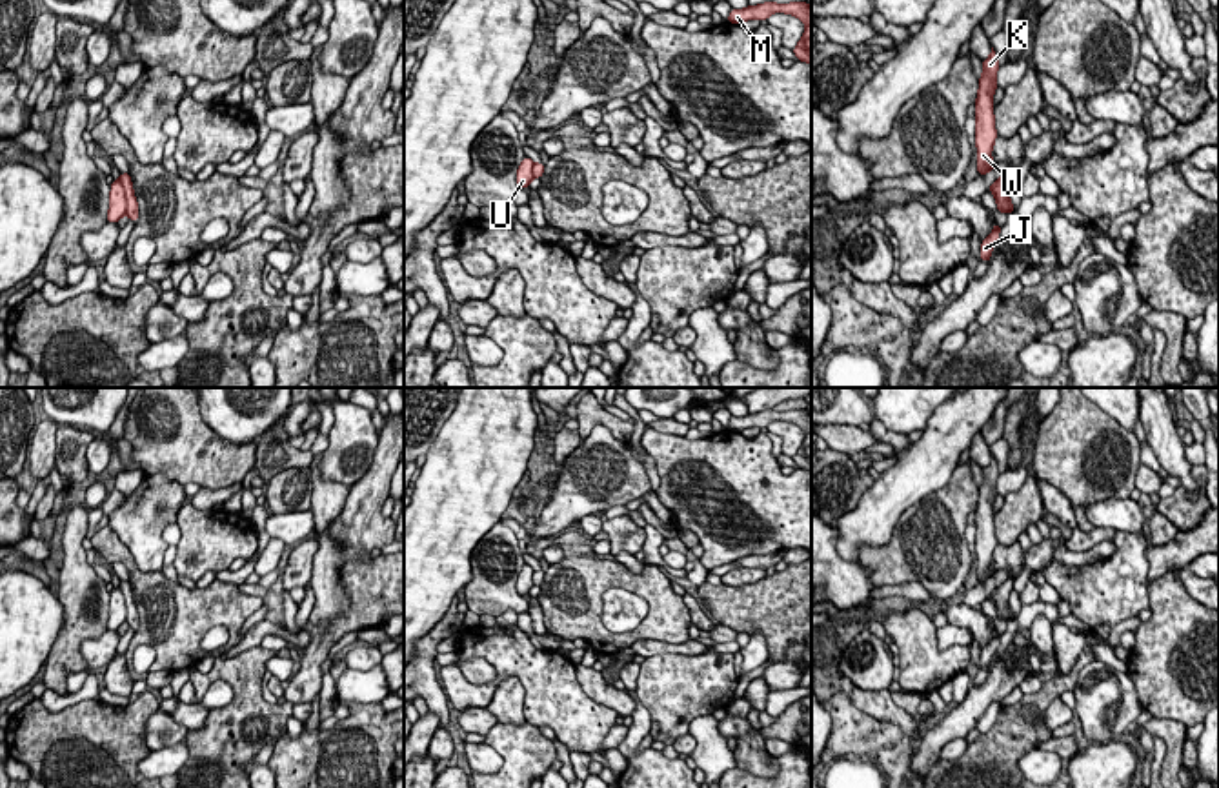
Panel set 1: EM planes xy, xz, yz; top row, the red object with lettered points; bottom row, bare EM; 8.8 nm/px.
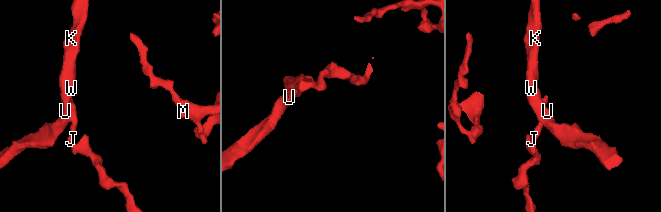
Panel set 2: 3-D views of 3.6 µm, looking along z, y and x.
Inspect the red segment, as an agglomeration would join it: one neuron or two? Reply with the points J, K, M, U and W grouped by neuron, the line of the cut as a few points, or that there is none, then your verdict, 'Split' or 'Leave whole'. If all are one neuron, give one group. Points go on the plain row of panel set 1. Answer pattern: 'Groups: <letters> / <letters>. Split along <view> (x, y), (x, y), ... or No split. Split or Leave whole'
Groups: J M / K U W. Split along xy (119, 588), (124, 599), (126, 619). Split

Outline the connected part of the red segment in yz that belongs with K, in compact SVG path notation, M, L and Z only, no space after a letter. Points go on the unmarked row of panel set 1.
M992 460L982 468L982 484L979 486L979 499L975 508L975 553L977 553L977 581L986 582L995 575L992 557L997 546L995 524L993 524L993 500L997 497L997 460Z

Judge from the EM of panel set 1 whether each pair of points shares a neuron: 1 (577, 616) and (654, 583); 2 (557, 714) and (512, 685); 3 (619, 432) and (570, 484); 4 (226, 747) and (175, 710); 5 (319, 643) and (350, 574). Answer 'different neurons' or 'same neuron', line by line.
1: same neuron
2: different neurons
3: different neurons
4: different neurons
5: same neuron

